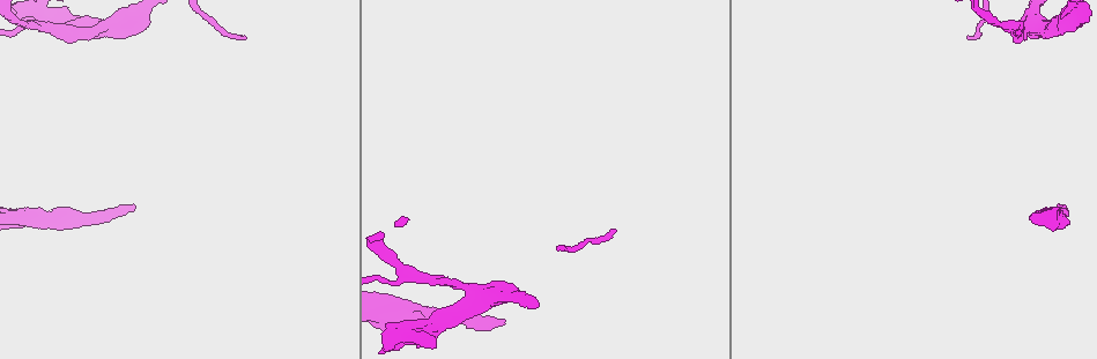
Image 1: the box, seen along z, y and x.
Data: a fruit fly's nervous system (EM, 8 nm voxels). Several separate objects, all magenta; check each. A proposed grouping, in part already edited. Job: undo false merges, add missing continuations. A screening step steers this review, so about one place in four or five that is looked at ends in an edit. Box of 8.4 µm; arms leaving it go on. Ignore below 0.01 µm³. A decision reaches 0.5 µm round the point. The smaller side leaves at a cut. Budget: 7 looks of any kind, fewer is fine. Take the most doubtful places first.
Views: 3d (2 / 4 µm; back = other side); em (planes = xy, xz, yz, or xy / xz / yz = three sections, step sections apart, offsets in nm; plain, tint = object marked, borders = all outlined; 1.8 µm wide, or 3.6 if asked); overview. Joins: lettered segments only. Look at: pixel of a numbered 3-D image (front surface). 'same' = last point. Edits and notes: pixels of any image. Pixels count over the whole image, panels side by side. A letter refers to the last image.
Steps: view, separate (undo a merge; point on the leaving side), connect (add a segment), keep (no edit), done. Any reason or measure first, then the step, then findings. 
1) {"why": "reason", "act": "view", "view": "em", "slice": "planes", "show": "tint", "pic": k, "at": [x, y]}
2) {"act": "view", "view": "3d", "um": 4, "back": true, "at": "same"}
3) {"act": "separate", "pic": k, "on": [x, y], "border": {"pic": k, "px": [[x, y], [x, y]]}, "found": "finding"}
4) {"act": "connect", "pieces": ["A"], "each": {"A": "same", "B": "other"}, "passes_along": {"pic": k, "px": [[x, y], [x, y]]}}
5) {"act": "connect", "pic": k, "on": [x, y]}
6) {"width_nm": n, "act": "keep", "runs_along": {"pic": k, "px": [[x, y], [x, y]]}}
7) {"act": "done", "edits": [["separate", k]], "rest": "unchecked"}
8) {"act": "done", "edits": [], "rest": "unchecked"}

{"act": "view", "view": "em", "slice": "planes", "show": "borders", "pic": 1, "at": [408, 276]}

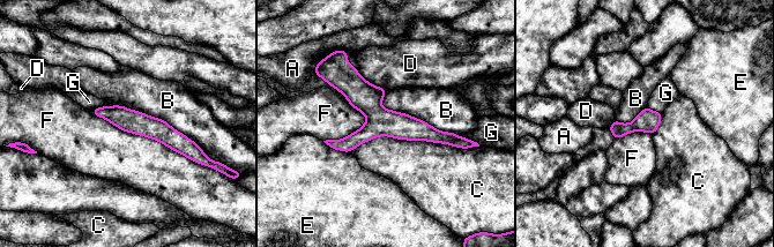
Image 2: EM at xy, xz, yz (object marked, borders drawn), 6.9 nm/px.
{"act": "keep", "each": {"A": "other", "B": "other", "C": "other", "D": "other", "E": "other", "F": "other", "G": "other"}, "runs_along": {"pic": 2, "px": [[330, 80], [387, 122], [453, 137]]}, "found": "all the same cell"}

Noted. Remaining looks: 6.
{"why": "three arms meet", "act": "view", "view": "3d", "um": 2, "pic": 1, "at": [484, 297]}

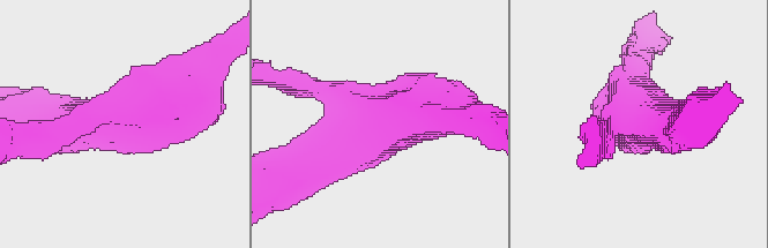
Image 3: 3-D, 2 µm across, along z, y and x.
{"arms": 3, "arm_widths_nm": [170, 200, 360], "why": "now the EM", "act": "view", "view": "em", "slice": "planes", "show": "plain", "pic": 3, "at": [643, 118]}

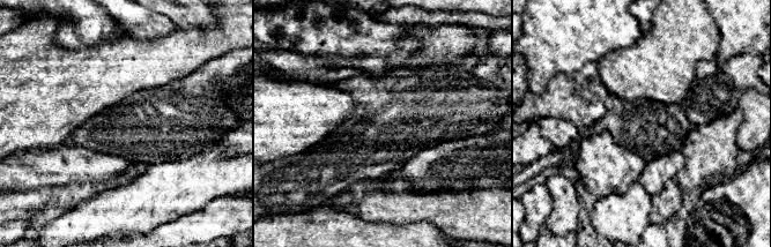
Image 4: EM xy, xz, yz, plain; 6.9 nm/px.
{"act": "view", "view": "em", "slice": "planes", "show": "borders", "at": "same"}

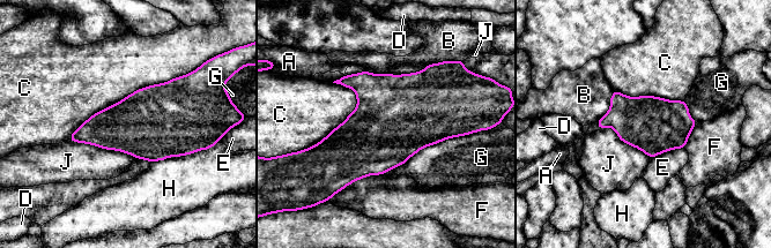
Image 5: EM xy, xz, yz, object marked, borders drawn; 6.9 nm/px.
{"act": "keep", "each": {"A": "other", "B": "other", "C": "other", "D": "other", "E": "other", "F": "other", "G": "other", "H": "other", "J": "other"}, "border": {"pic": 5, "px": [[191, 72], [136, 89], [68, 138]]}, "found": "all the same cell"}

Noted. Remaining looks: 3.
{"why": "sharp bend", "act": "view", "view": "3d", "um": 4, "pic": 1, "at": [25, 219]}

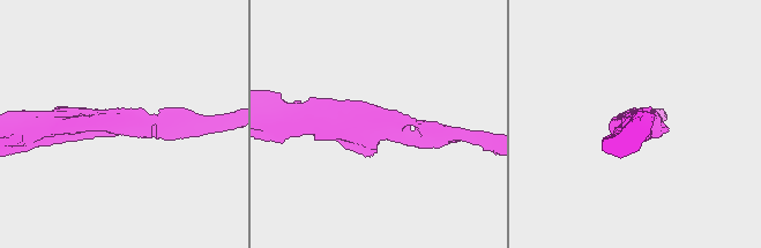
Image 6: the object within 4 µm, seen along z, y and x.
{"why": "now the EM", "act": "view", "view": "em", "slice": "xz", "step": 16, "show": "tint", "pic": 6, "at": [116, 121]}

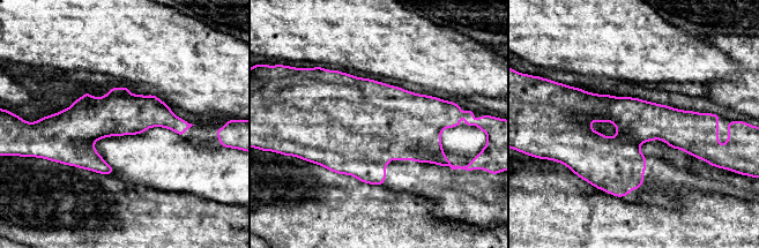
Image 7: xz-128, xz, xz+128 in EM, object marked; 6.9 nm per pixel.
{"why": "see the neighbours", "act": "view", "view": "em", "slice": "xz", "step": 16, "show": "borders", "at": "same"}

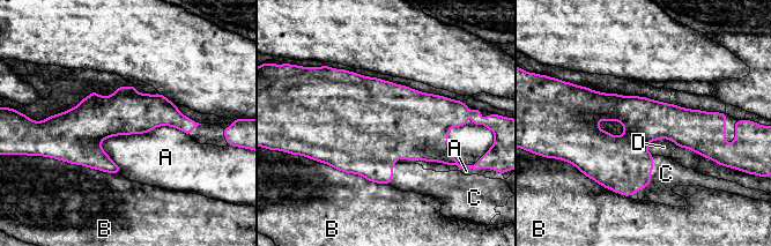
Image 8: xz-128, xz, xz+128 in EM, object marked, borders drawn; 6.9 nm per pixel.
{"act": "connect", "pieces": ["C"], "each": {"A": "other", "B": "other", "C": "same", "D": "other"}, "found": "it goes on there"}

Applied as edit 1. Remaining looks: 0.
{"act": "done", "edits": [["connect", 8]], "rest": "unchecked"}

